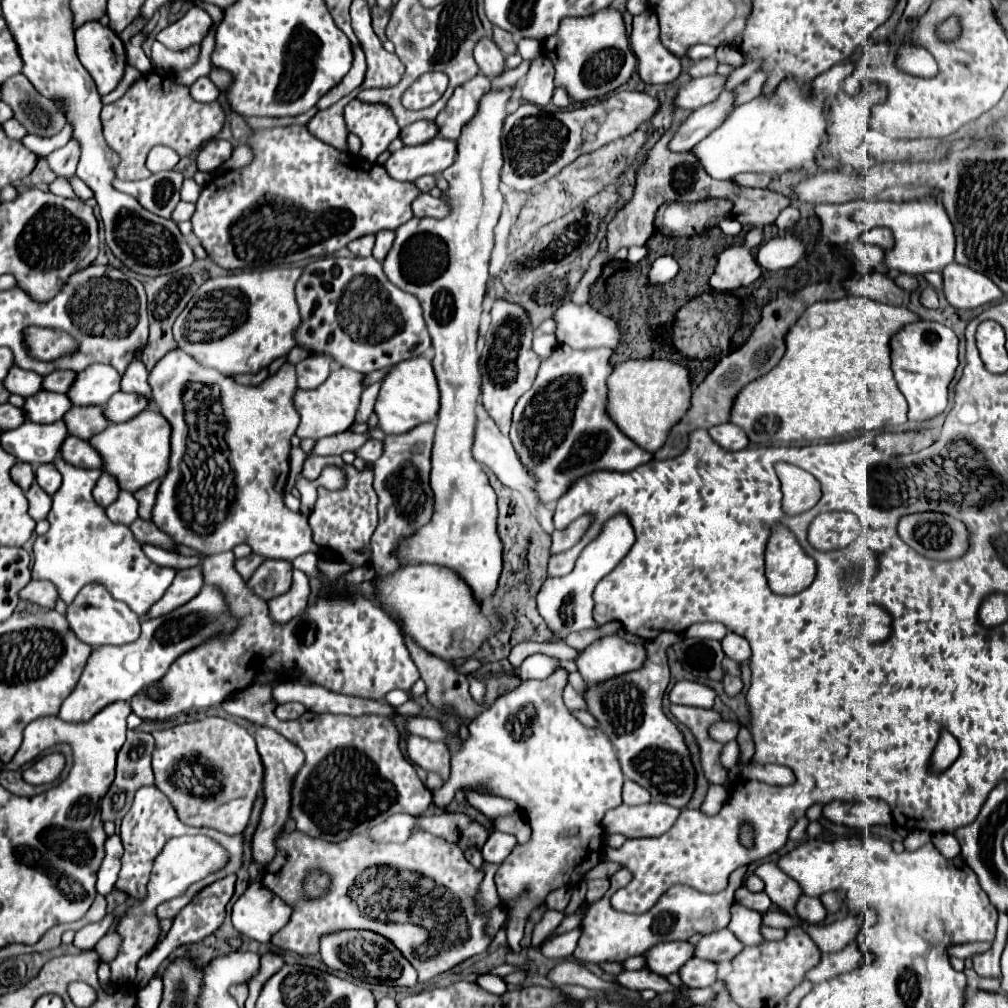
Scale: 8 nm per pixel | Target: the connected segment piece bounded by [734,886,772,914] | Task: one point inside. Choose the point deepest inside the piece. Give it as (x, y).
(760, 902)

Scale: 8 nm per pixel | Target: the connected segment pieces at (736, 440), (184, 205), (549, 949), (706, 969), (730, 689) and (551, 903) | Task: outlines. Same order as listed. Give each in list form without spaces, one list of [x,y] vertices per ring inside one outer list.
[[[730,422],[710,428],[708,434],[712,436],[712,440],[714,440],[718,446],[722,446],[722,448],[726,448],[726,450],[730,450],[730,452],[734,452],[734,450],[744,450],[744,448],[750,444],[750,442],[746,440],[746,434],[740,432],[740,428],[734,428],[734,424],[730,424]]]
[[[180,202],[180,204],[176,206],[176,210],[172,212],[172,220],[174,220],[174,222],[190,220],[192,214],[194,214],[194,204],[190,204],[190,202]]]
[[[578,930],[564,932],[564,934],[548,940],[546,944],[542,944],[542,954],[546,958],[554,958],[554,960],[570,958],[576,948],[576,942],[578,942]]]
[[[690,958],[680,970],[680,980],[682,986],[688,988],[704,988],[704,986],[712,986],[718,982],[716,978],[716,966],[710,964],[708,960],[698,960],[698,958]]]
[[[724,676],[724,690],[726,690],[726,694],[730,694],[730,696],[734,696],[734,694],[738,694],[740,690],[742,690],[742,682],[740,682],[740,678],[738,676]]]
[[[560,888],[558,892],[552,892],[546,898],[546,906],[548,908],[556,908],[560,912],[564,912],[564,908],[568,906],[568,902],[570,902],[570,888]]]

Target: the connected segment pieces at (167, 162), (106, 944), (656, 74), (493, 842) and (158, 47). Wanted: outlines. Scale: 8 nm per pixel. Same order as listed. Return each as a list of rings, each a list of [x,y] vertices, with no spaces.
[[[158,146],[158,148],[150,150],[146,166],[150,172],[162,172],[162,170],[172,170],[178,164],[178,160],[180,160],[180,156],[172,148]]]
[[[108,932],[94,948],[98,952],[98,956],[102,958],[102,962],[110,962],[110,956],[114,956],[114,952],[118,950],[118,936],[114,936],[114,932]]]
[[[648,8],[634,16],[630,42],[638,56],[638,72],[646,84],[668,84],[680,76],[680,60],[660,42],[660,28],[654,10]]]
[[[494,832],[486,840],[486,844],[482,846],[482,858],[484,858],[484,862],[488,862],[488,864],[500,864],[500,862],[504,862],[504,858],[512,852],[514,844],[516,844],[514,836],[504,834],[504,832]]]
[[[154,42],[150,60],[158,68],[166,68],[170,72],[180,72],[184,68],[190,68],[190,64],[194,64],[194,60],[198,60],[198,46],[190,46],[186,50],[174,52],[174,50],[168,50],[166,46],[162,46],[160,42]]]

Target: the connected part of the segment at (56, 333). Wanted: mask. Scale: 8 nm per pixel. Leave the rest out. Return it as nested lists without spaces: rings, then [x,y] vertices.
[[[28,326],[24,328],[24,344],[34,360],[52,362],[78,350],[78,342],[64,330]]]

